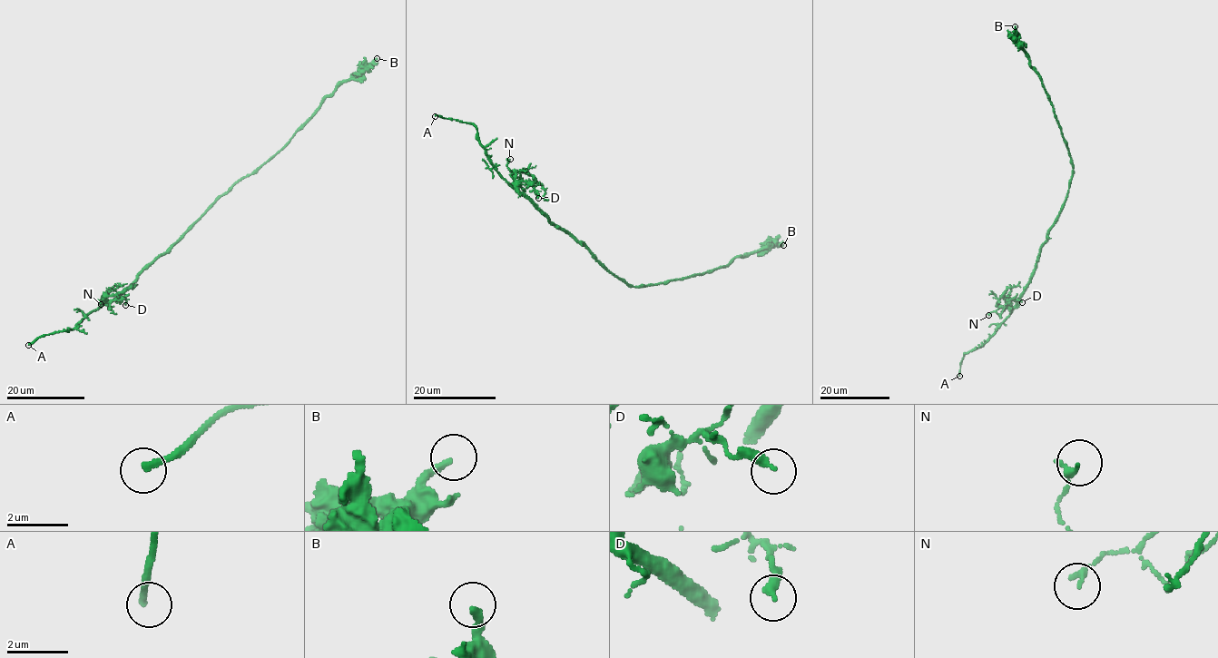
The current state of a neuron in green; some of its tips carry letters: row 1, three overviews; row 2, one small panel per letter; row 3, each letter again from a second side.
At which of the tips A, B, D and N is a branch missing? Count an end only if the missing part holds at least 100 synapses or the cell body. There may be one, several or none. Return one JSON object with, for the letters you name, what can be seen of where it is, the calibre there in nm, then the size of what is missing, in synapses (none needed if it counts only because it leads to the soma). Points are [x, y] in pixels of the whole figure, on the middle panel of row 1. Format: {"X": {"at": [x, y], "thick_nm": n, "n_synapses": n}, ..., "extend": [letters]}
{"A": {"at": [435, 116], "thick_nm": 200}, "extend": ["A"]}

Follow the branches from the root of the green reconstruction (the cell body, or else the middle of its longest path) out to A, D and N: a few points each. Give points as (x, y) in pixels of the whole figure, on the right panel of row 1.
A: (1063, 207), (1041, 248), (1026, 289), (1012, 311), (982, 347), (965, 354), (959, 376)
D: (1063, 207), (1041, 248), (1031, 281), (1014, 306), (1006, 304), (1015, 298), (1022, 302)
N: (1063, 207), (1041, 248), (1031, 281), (1020, 299), (1014, 306), (998, 308), (988, 315)

